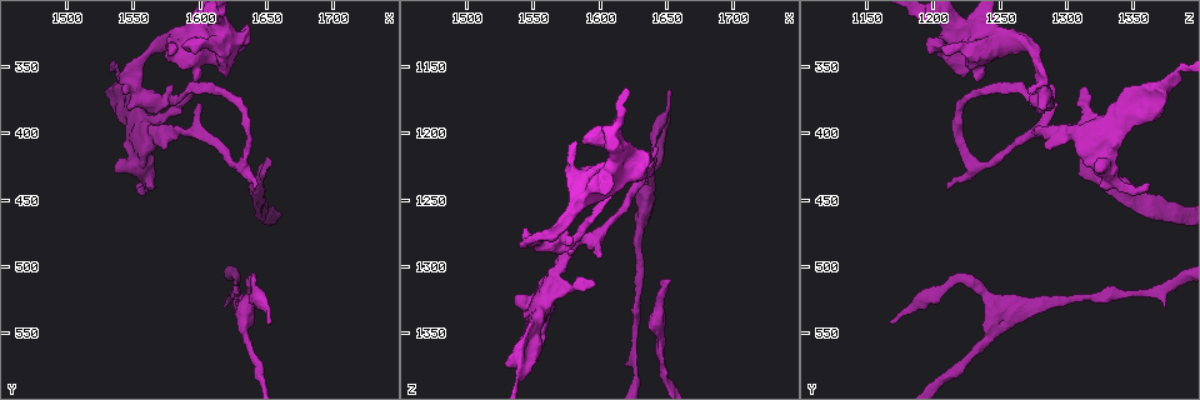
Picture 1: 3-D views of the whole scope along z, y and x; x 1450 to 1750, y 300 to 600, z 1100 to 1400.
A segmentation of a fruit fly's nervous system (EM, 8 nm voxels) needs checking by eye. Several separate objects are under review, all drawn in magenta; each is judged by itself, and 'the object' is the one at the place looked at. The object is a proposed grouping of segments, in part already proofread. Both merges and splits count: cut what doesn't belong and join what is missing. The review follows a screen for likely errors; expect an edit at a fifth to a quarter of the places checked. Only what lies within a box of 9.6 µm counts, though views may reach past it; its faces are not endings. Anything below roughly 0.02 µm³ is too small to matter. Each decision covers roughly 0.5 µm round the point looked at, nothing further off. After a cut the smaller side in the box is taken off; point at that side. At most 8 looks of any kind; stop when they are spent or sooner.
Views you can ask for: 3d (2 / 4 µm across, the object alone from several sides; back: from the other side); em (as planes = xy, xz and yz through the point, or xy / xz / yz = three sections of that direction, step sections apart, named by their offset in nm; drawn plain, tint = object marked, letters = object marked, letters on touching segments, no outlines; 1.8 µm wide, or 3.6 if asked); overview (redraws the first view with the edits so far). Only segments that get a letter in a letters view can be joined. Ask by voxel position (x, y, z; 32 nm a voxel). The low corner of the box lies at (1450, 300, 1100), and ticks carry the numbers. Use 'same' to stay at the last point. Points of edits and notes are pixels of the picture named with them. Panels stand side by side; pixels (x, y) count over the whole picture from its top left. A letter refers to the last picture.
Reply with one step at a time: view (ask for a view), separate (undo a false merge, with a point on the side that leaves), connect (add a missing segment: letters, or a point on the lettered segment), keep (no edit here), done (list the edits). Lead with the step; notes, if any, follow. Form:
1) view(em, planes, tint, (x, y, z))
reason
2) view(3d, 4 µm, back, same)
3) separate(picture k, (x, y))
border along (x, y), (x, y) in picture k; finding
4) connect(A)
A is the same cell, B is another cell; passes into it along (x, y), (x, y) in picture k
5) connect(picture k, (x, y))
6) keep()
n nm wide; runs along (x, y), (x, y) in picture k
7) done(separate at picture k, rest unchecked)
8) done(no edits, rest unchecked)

view(em, planes, letters, (1544, 378, 1366))
sudden change in width

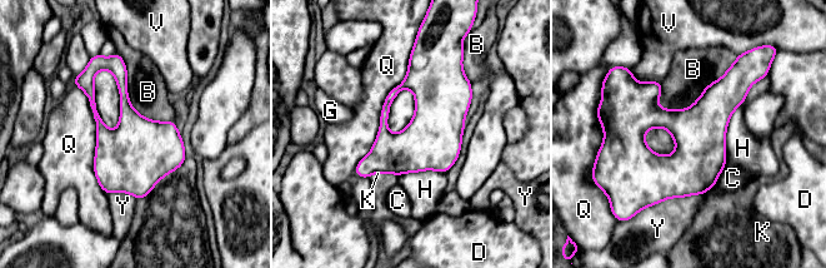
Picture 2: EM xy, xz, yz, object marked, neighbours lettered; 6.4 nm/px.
keep()
B, C, D, G, H, K, Q, V and Y are other cells; runs along (745, 87), (701, 119), (616, 132) in picture 2; one neuron here

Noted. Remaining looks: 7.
view(em, planes, letters, (1536, 428, 1324))
an open end

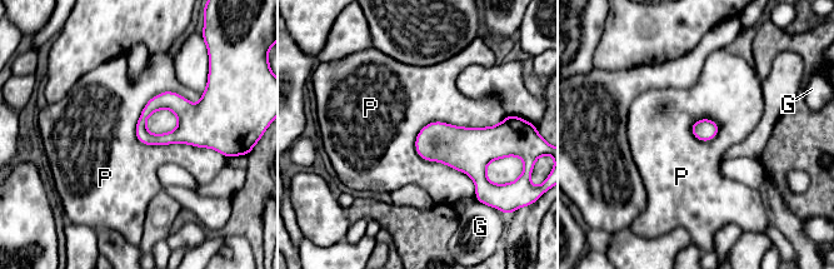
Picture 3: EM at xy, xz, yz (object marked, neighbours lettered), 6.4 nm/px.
keep()
G and P are other cells; no lettered segment goes on from it

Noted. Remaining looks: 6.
view(em, yz, step 16, tint, (1642, 442, 1210))
free end

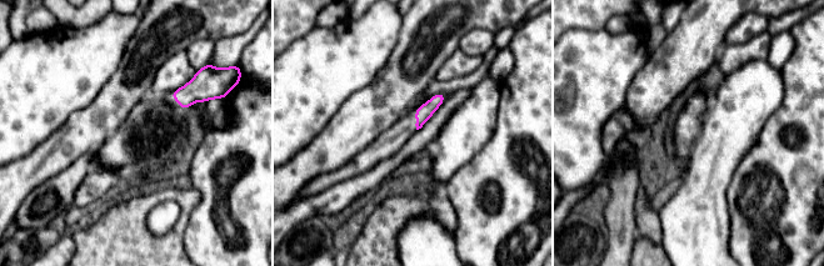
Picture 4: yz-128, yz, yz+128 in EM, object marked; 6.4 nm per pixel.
view(em, planes, letters, same)
another direction

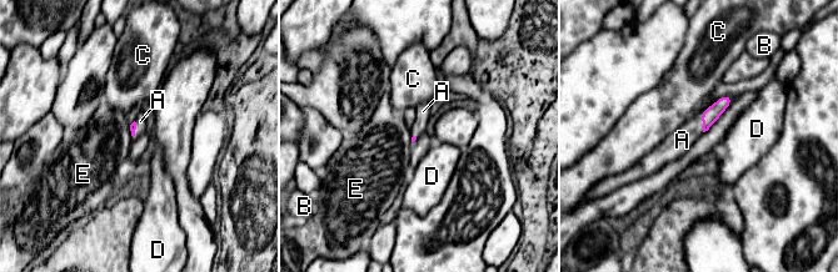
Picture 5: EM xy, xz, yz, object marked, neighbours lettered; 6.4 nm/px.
connect(A)
A is the same cell, B, C, D and E are other cells; passes into it along (709, 116), (703, 122), (682, 140) in picture 5; the neuron continues

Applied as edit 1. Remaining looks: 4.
done(connect at picture 5, rest unchecked)

